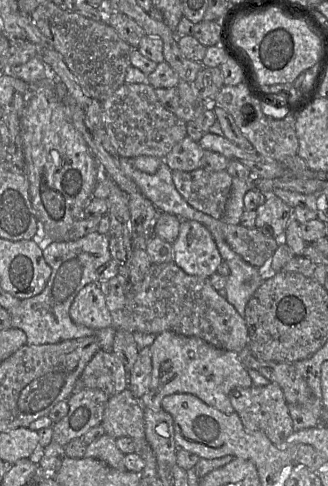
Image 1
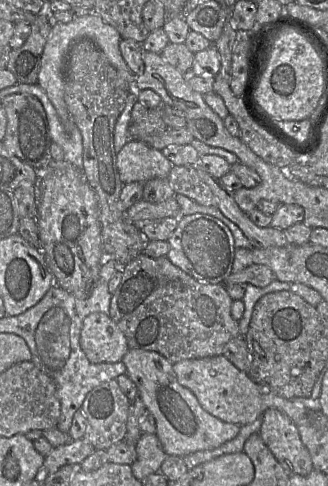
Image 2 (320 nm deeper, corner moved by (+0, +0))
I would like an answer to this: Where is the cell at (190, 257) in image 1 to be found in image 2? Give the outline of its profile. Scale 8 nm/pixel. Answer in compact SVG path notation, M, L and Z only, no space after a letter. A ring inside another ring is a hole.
M201 213L180 216L177 227L167 241L170 249L166 257L200 283L224 284L233 273L234 237L229 228L213 216Z

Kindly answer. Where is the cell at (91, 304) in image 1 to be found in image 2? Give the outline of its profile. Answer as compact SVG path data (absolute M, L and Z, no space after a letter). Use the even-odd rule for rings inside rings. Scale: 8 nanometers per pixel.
M94 312L83 320L80 347L94 364L122 361L129 350L126 338L108 314Z

